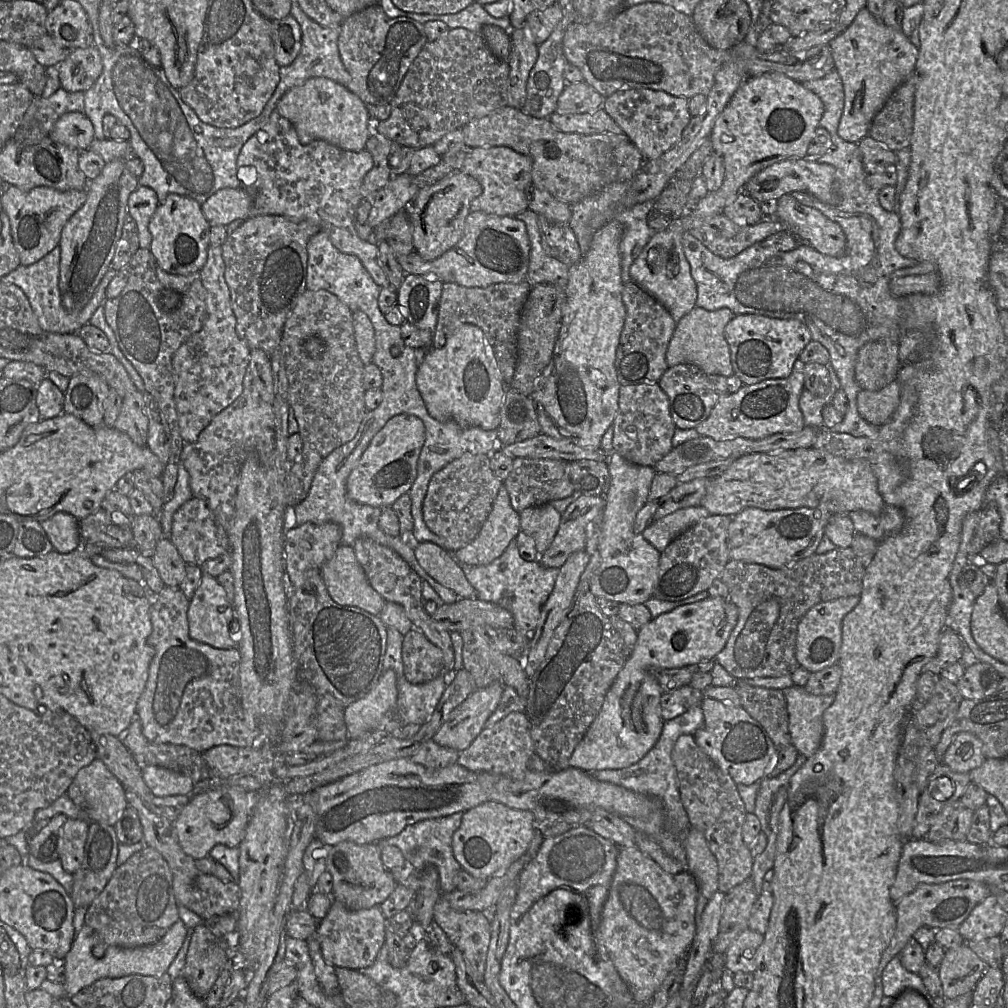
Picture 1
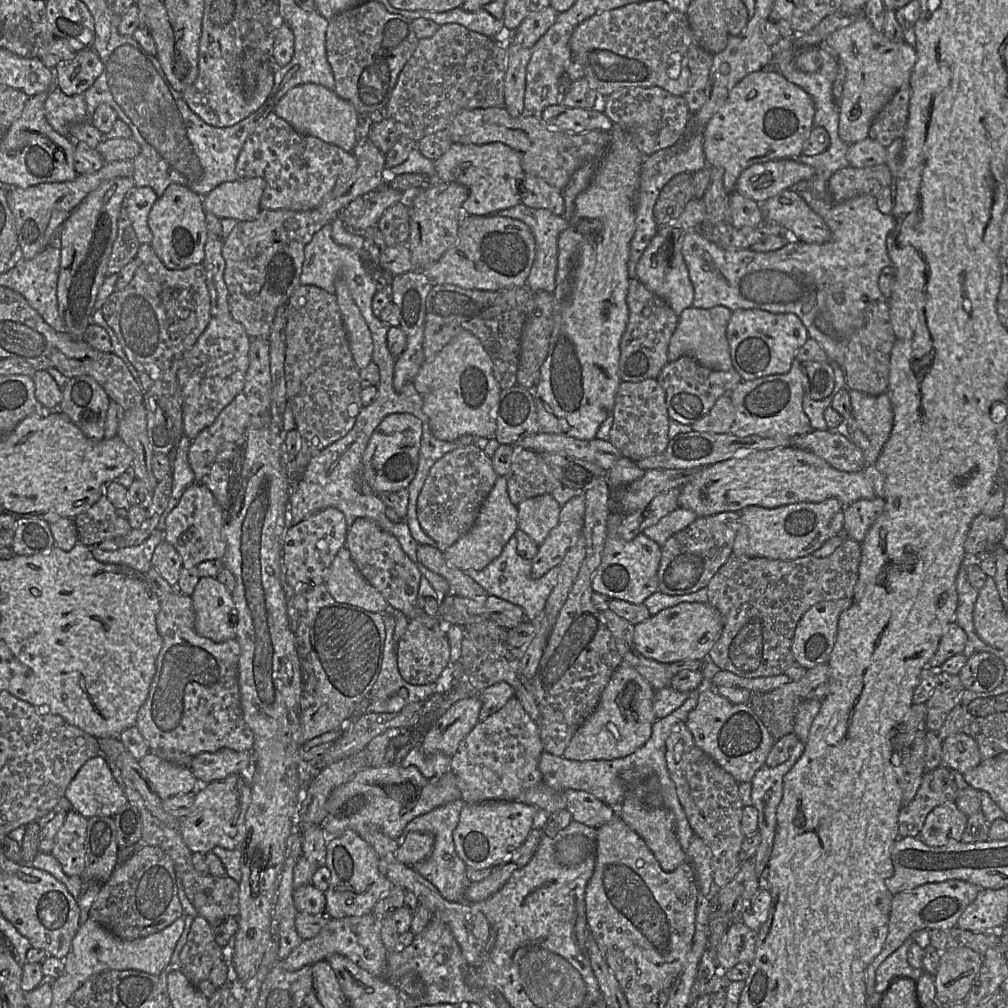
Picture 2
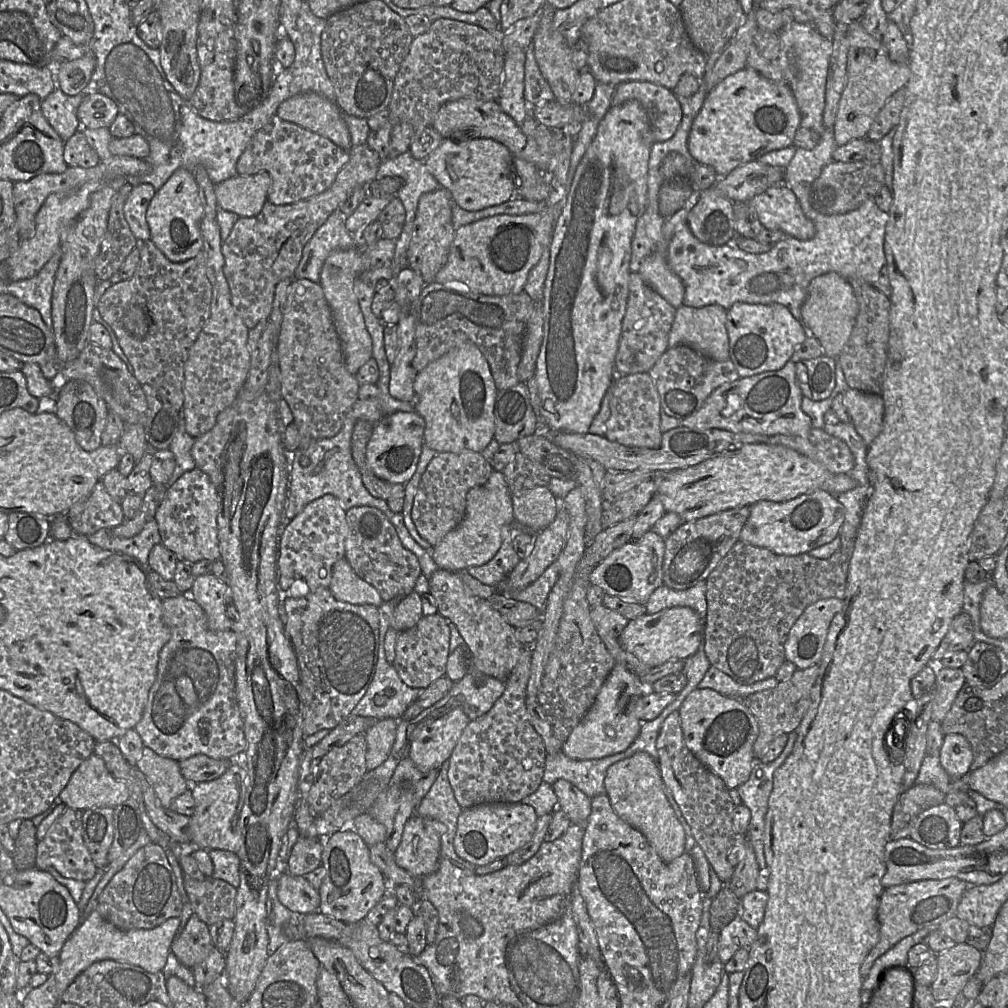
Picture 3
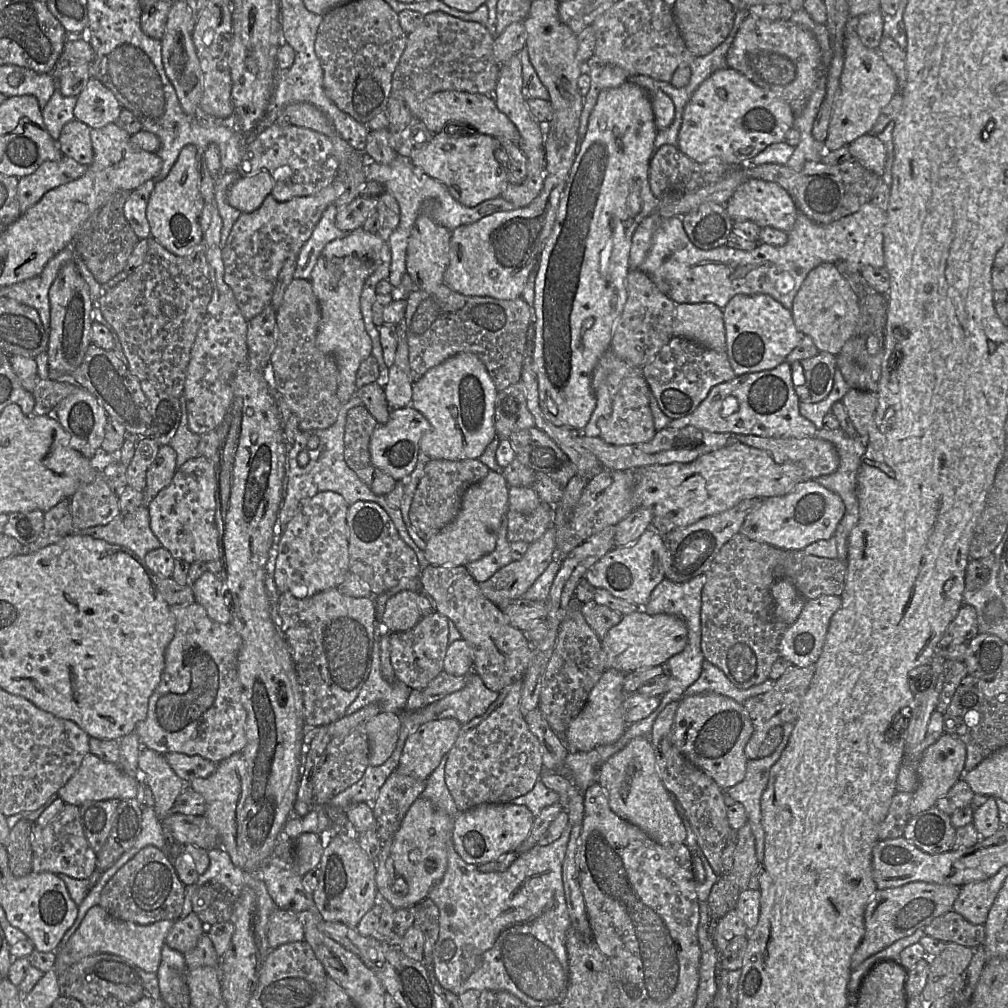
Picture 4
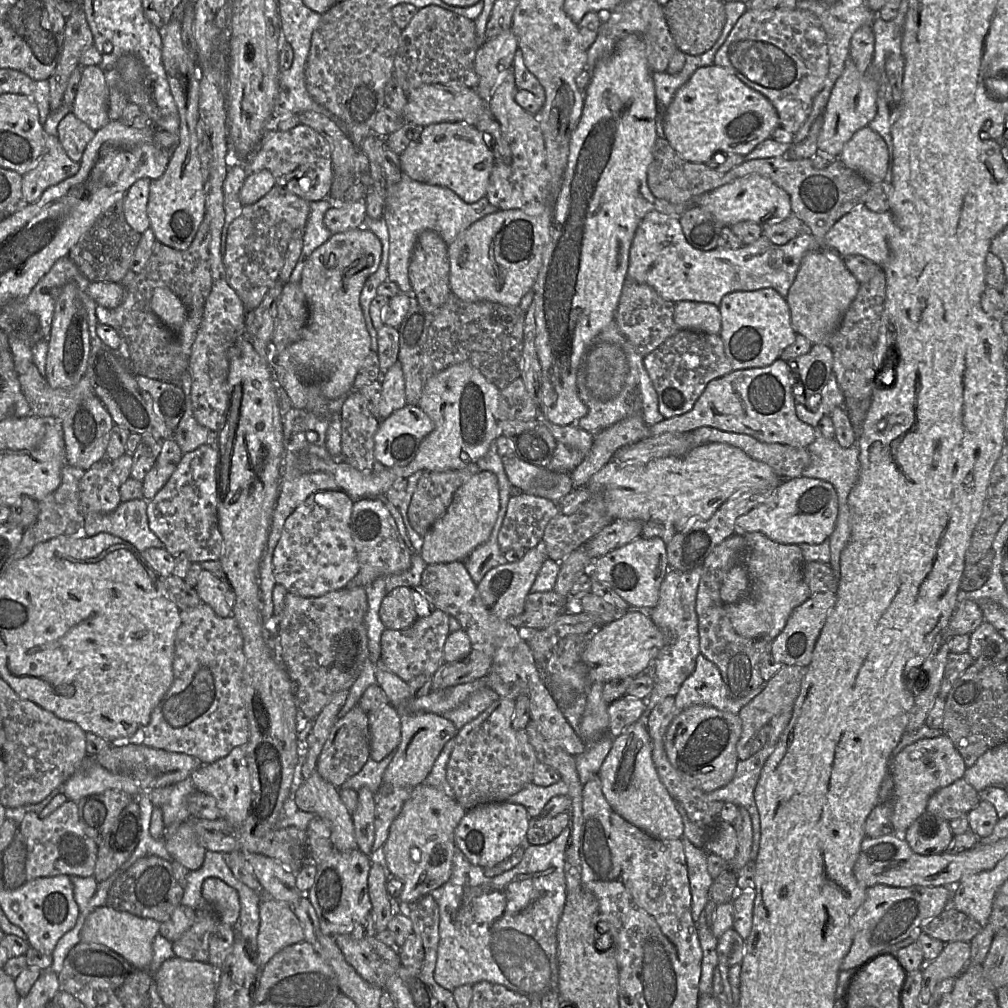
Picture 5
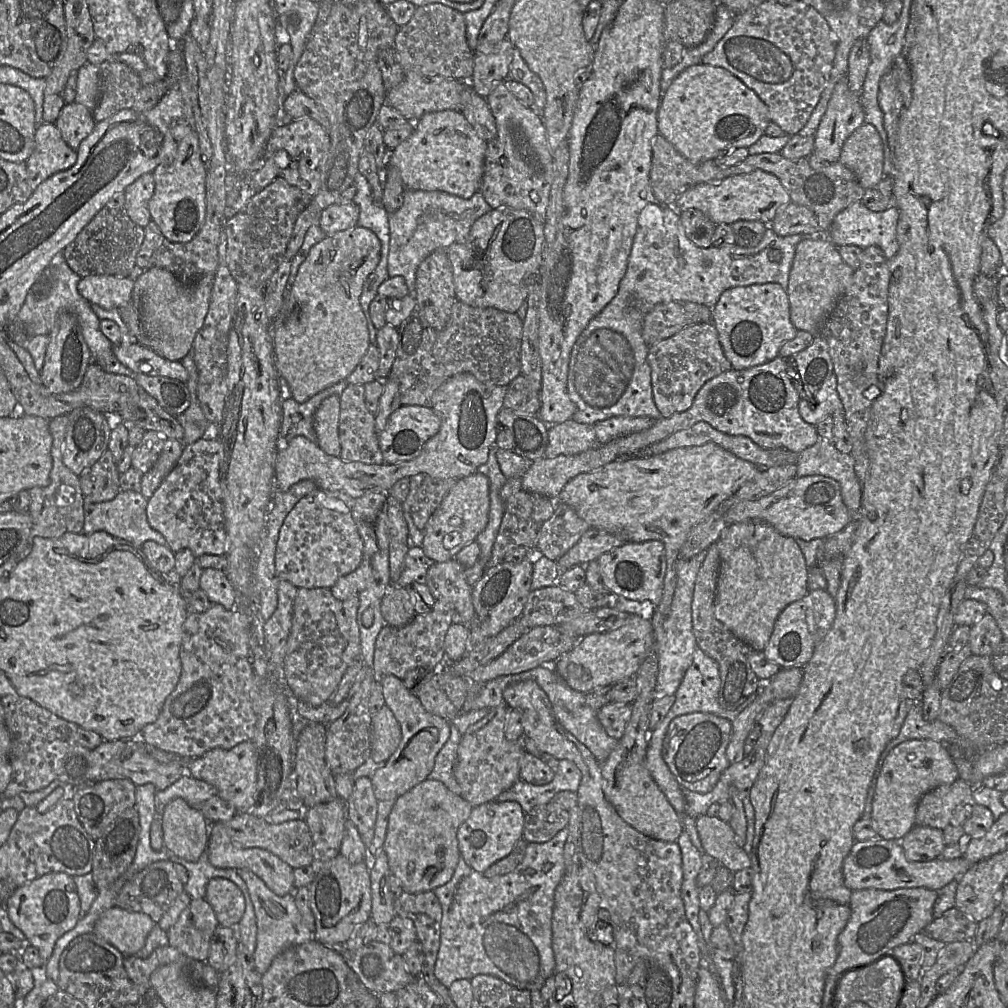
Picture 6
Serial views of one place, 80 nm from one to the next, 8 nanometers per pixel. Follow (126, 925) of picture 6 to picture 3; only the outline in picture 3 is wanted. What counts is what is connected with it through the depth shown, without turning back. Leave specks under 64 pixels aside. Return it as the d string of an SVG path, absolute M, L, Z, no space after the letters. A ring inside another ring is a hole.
M96 910L92 911L65 941L59 953L59 969L55 974L58 1000L61 1001L64 991L80 973L98 961L114 960L125 962L141 967L150 973L162 971L180 923L180 918L174 917L153 929L126 931L106 921Z

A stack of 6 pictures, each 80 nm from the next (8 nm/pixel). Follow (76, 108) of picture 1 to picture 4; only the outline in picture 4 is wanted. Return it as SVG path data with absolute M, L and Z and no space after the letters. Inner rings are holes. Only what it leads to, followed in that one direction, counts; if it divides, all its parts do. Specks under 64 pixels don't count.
M57 89L42 110L44 124L51 137L58 141L65 124L75 119L76 96L64 96Z

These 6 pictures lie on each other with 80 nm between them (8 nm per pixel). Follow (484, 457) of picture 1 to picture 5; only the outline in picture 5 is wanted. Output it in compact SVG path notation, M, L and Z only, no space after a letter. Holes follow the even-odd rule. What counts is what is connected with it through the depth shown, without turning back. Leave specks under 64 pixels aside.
M477 463L468 464L465 468L456 470L442 472L424 471L417 483L408 508L409 522L415 532L423 538L433 524L444 516L458 488L471 476L479 472L480 469Z

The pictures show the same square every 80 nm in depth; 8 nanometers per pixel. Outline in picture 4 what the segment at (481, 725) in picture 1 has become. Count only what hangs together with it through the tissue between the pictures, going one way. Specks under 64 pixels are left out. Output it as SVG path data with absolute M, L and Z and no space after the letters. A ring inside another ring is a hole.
M454 718L429 721L407 738L396 770L426 780L454 745L461 724Z

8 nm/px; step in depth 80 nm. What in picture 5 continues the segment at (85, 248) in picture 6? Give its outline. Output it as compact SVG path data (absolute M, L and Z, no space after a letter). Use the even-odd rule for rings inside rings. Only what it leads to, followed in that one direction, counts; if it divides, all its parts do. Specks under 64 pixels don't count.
M125 194L114 198L68 253L69 258L90 282L120 283L130 270L142 234L135 231L127 222L124 200Z

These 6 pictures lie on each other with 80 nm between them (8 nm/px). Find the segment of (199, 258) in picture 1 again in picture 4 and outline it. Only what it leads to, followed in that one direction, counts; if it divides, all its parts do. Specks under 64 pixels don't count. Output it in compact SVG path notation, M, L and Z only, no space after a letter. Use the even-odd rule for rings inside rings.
M185 146L167 177L155 183L147 205L151 236L169 252L181 257L203 241L200 218L206 203L199 186L198 154L195 146Z

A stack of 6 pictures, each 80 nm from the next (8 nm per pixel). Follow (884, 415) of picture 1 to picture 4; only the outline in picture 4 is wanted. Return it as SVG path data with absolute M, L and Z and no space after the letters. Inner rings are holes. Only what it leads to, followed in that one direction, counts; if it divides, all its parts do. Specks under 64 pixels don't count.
M851 388L843 397L842 403L857 430L858 436L867 438L873 426L878 406L877 393Z

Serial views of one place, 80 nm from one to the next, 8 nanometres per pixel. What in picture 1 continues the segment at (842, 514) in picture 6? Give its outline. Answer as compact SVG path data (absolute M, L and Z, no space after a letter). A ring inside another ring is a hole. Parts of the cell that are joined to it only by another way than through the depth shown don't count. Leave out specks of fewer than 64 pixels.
M825 504L817 507L785 508L765 510L757 507L747 507L732 516L728 528L727 544L729 558L748 563L763 564L771 568L782 568L816 552L816 549L825 535L825 527L833 513Z

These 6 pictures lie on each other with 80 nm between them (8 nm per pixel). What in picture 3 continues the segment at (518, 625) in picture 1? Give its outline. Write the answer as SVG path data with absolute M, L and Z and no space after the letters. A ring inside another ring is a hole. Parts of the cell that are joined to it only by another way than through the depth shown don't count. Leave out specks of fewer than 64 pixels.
M503 527L502 544L496 555L486 564L469 567L467 573L481 583L497 588L521 560L514 551L513 539L514 528ZM553 562L545 572L532 584L526 588L509 593L502 593L503 596L533 605L543 612L548 595L560 577L560 565Z

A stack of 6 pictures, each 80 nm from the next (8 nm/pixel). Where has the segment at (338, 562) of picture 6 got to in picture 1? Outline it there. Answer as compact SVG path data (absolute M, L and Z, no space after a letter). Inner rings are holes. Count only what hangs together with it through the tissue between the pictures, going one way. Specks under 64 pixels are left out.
M307 522L288 529L284 551L287 577L292 586L300 587L309 570L321 569L342 544L341 537L341 527L334 522Z

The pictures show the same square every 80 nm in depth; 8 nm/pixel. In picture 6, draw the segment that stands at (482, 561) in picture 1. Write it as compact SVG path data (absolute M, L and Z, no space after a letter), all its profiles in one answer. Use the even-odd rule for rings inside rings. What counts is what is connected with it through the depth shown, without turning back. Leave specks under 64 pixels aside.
M475 472L459 479L427 522L422 543L424 554L435 563L454 559L462 548L475 541L486 528L489 511L490 486L488 477Z

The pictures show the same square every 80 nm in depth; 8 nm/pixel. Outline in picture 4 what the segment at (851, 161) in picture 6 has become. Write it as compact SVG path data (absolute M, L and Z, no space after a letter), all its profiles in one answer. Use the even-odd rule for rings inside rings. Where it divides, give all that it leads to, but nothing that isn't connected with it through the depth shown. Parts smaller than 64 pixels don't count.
M865 134L848 145L852 160L876 175L882 176L887 160L883 142L875 135Z

